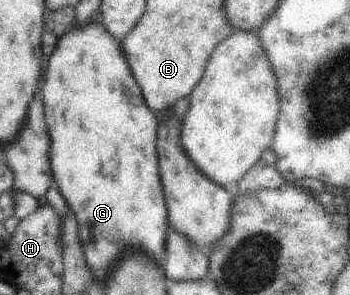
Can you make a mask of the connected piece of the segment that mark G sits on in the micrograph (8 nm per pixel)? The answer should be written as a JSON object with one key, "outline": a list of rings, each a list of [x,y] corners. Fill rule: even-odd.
{"outline":[[[99,19],[91,20],[82,24],[77,24],[69,28],[63,37],[59,39],[51,59],[47,61],[47,75],[43,81],[43,103],[45,103],[45,121],[49,127],[49,135],[51,135],[51,169],[53,169],[53,177],[55,186],[60,191],[62,197],[66,201],[66,205],[71,205],[73,213],[77,215],[77,223],[79,223],[79,239],[82,243],[84,254],[93,269],[93,273],[97,277],[103,277],[105,269],[109,267],[111,261],[115,261],[119,257],[119,253],[123,251],[125,245],[139,245],[147,255],[161,259],[165,255],[165,231],[167,231],[167,209],[165,209],[165,201],[163,201],[163,189],[161,189],[161,179],[159,179],[159,161],[157,161],[157,126],[158,119],[154,111],[146,104],[144,95],[141,95],[139,85],[135,83],[135,77],[129,69],[129,64],[124,54],[123,46],[106,30],[106,27]]]}

